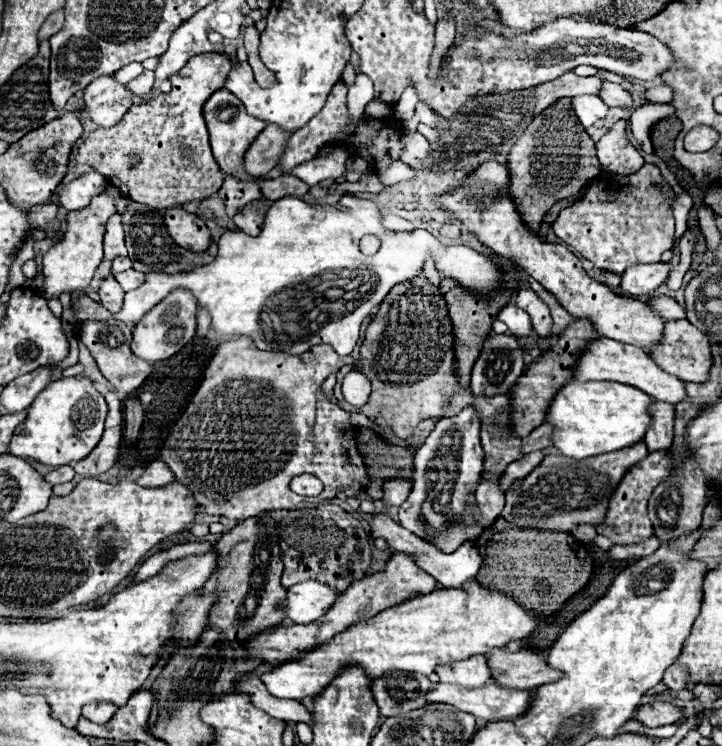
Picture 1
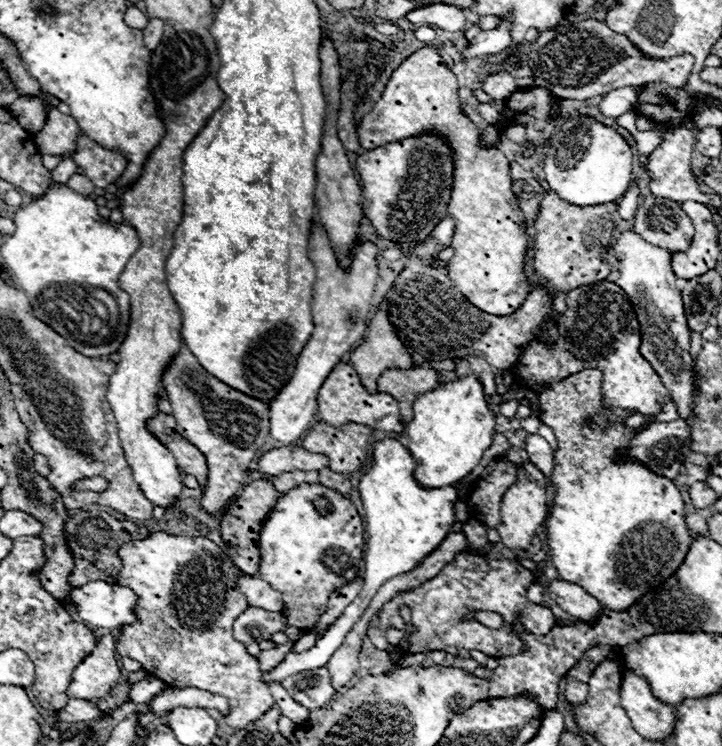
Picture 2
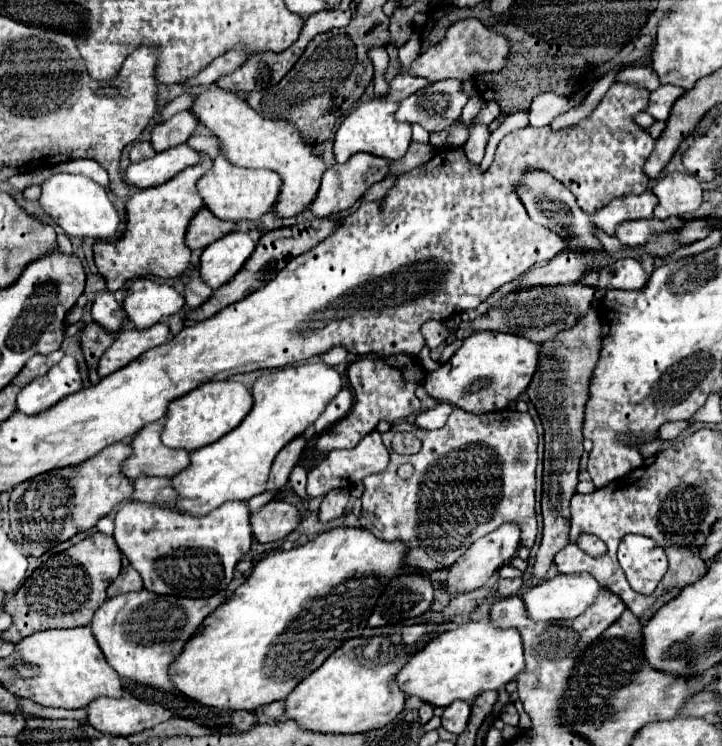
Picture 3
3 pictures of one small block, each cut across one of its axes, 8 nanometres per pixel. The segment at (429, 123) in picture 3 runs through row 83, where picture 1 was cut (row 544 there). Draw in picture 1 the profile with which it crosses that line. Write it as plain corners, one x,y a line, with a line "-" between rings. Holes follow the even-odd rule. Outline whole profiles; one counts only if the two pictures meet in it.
464,408
454,418
442,418
414,456
414,486
408,500
400,506
400,524
438,546
442,552
454,552
466,540
474,540
480,528
462,528
462,512
472,502
472,486
482,472
480,416
474,408

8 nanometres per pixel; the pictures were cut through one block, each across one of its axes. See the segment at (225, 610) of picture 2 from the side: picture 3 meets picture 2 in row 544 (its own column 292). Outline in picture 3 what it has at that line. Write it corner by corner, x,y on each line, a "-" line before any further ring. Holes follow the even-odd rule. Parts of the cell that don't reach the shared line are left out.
208,88
196,94
190,110
196,114
198,122
212,130
212,134
220,140
222,156
234,166
270,168
280,174
282,186
274,206
274,214
278,218
300,218
308,212
308,204
312,204
318,194
326,164
294,124
288,120
268,120
254,112
240,94
222,88

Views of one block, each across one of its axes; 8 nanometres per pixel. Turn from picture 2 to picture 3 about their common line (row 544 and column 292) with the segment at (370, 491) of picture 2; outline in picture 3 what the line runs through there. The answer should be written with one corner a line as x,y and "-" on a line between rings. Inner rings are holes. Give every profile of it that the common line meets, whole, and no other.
322,362
292,364
264,372
252,386
254,406
240,426
214,444
190,452
190,464
172,476
172,488
178,492
174,508
192,516
204,516
228,500
248,502
250,498
266,492
270,466
276,454
290,440
300,436
312,422
316,422
328,400
332,400
340,388
340,374

